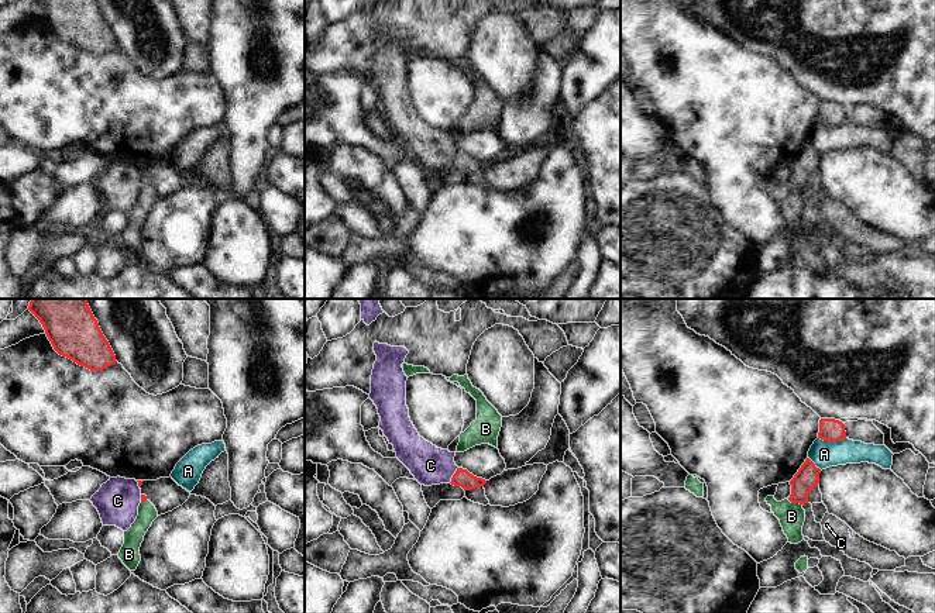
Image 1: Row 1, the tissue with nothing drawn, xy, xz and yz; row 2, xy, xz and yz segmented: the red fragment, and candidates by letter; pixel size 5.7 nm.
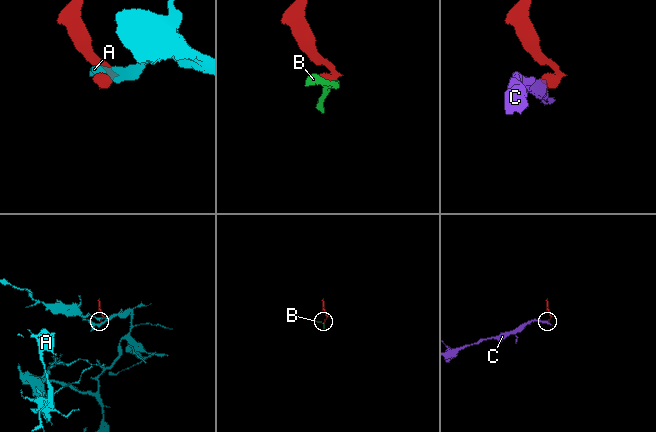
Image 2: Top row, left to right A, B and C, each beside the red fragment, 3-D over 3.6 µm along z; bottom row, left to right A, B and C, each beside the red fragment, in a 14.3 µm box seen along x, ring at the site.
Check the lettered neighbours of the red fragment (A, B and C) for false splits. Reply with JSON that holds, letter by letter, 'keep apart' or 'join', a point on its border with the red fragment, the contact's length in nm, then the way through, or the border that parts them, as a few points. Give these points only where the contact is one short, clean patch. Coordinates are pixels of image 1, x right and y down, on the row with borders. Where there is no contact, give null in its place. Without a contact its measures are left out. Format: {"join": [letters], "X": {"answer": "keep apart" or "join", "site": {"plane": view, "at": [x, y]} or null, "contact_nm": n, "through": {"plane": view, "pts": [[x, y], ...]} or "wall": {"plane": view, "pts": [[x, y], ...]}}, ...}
{"join": ["B"], "A": {"answer": "keep apart", "site": {"plane": "yz", "at": [832, 440]}, "contact_nm": 160}, "B": {"answer": "join", "site": {"plane": "yz", "at": [796, 502]}, "contact_nm": 100, "through": {"plane": "yz", "pts": [[807, 478], [800, 488], [796, 502], [791, 508], [791, 516]]}}, "C": {"answer": "keep apart", "site": {"plane": "xz", "at": [453, 475]}, "contact_nm": 110, "wall": {"plane": "xz", "pts": [[457, 467], [449, 482]]}}}

